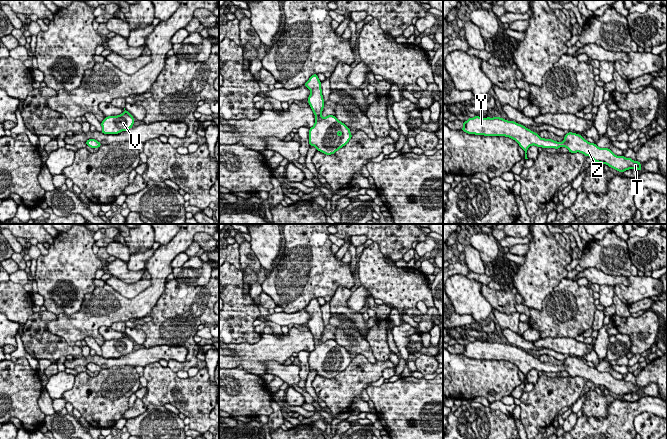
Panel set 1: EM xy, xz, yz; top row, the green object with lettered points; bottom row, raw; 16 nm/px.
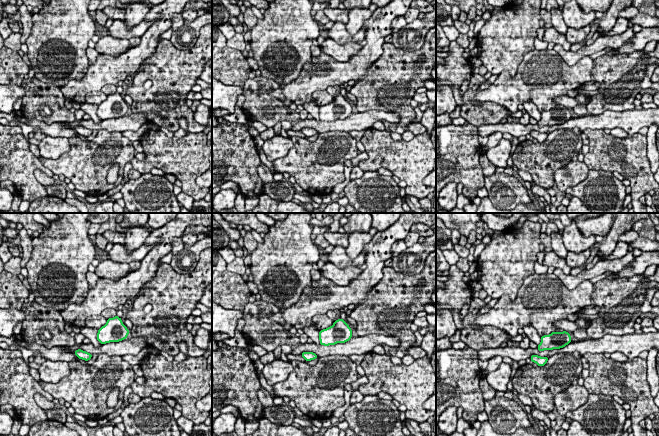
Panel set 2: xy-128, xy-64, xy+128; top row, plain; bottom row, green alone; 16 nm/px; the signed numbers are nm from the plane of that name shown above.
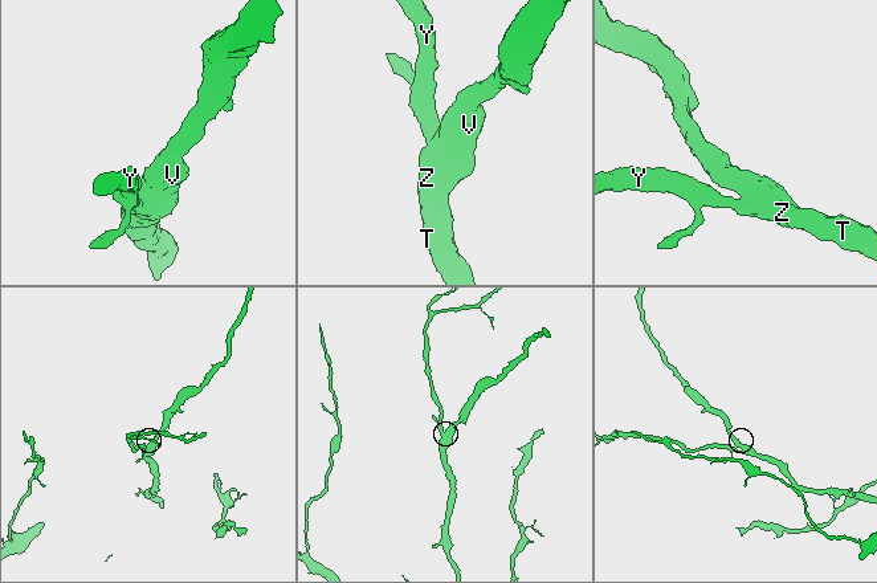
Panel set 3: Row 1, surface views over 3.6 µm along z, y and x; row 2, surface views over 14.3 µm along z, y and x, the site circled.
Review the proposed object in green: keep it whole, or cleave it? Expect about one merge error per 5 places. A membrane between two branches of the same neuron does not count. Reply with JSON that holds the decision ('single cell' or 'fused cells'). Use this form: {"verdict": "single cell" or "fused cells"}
{"verdict": "single cell"}

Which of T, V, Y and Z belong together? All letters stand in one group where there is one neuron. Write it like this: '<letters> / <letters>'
T V Y Z

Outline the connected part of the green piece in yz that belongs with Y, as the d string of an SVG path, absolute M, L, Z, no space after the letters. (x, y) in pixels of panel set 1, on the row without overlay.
M479 340L469 342L463 346L461 354L468 358L509 361L515 364L525 375L525 383L528 383L527 373L532 369L555 373L566 371L570 377L580 376L591 381L595 387L606 388L619 396L629 393L642 395L639 385L633 385L624 379L617 380L609 372L600 372L596 368L585 364L581 359L572 356L568 356L564 360L563 366L557 366L552 363L541 362L536 356L514 345L508 345L500 341L482 342Z

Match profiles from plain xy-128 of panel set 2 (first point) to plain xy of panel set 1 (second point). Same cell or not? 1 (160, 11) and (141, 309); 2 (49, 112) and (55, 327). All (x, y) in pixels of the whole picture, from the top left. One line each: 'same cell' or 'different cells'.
1: same cell
2: different cells

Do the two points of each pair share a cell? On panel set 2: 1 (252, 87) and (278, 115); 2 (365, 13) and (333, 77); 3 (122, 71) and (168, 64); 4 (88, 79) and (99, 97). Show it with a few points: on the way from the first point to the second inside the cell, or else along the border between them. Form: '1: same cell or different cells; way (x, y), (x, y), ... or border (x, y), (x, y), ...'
1: same cell; way (256, 94), (271, 108)
2: different cells; border (372, 13), (362, 26)
3: different cells; border (155, 51), (132, 76)
4: different cells; border (100, 90), (88, 92), (85, 95), (84, 102)

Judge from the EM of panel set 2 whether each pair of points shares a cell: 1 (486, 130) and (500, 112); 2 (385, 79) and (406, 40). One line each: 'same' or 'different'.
1: different
2: different

